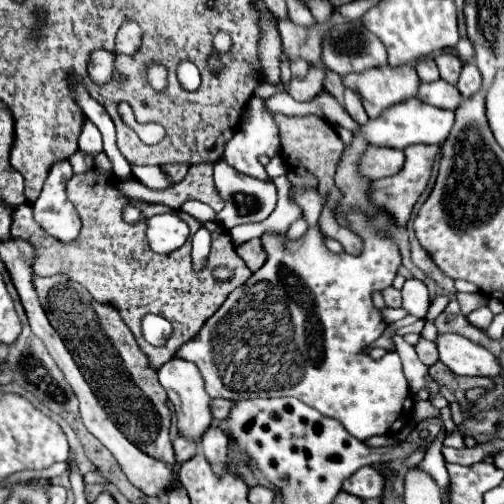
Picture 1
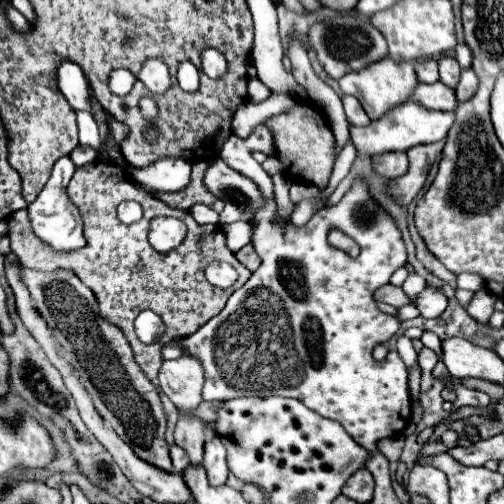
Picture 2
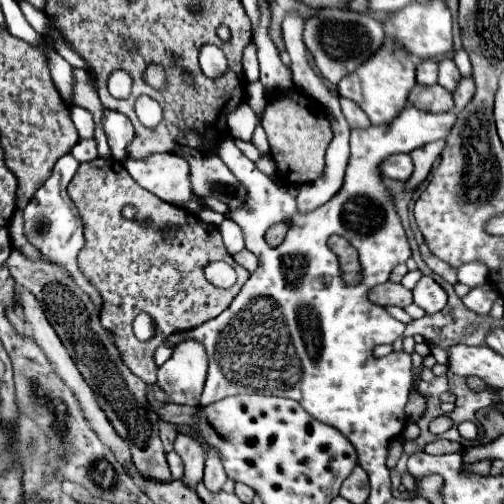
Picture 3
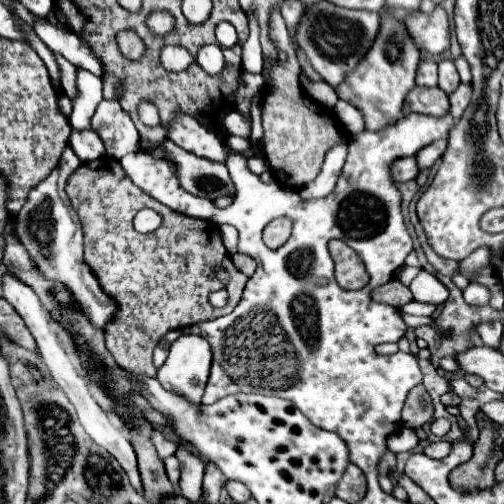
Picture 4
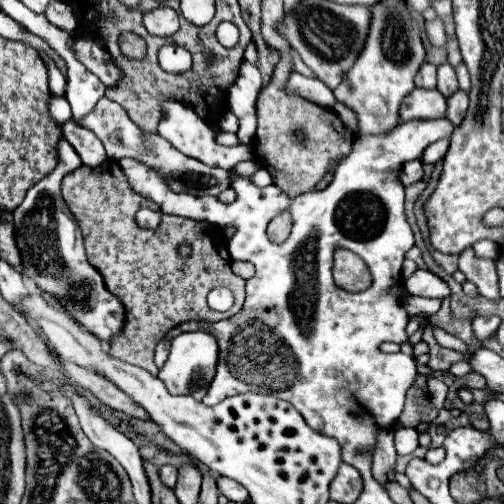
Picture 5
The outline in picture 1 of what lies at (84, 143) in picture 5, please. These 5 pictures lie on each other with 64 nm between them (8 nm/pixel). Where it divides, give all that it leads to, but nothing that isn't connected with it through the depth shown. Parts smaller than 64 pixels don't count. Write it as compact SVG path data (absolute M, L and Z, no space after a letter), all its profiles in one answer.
M78 150L76 154L70 156L70 164L74 168L74 174L84 174L84 172L88 172L88 170L94 168L94 158L92 156L86 156L84 152Z

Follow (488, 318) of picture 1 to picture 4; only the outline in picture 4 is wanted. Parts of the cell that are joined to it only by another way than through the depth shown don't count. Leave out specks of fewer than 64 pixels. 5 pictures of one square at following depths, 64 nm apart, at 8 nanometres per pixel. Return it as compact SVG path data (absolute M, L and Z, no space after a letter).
M468 284L468 288L464 290L464 300L472 306L484 306L490 302L490 290L488 286L482 284Z

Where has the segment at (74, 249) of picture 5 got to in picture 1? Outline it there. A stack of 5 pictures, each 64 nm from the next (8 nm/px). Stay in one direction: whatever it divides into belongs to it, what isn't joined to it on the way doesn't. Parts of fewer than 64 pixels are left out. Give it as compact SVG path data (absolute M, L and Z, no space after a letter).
M68 160L56 162L48 172L40 198L32 204L36 222L54 238L70 242L78 236L80 218L76 208L66 198L66 183L72 178L72 166Z

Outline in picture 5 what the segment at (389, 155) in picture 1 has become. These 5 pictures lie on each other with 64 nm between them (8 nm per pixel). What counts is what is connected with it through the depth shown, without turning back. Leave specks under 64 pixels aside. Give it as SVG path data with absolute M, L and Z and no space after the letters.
M410 160L408 164L404 164L402 168L400 168L400 182L404 184L404 186L408 186L408 184L414 184L414 182L418 182L418 180L422 180L422 162L420 160Z

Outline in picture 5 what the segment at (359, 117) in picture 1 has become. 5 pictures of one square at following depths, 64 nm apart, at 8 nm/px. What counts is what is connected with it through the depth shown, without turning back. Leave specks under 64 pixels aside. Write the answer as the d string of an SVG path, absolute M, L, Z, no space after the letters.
M336 102L334 110L336 110L336 114L340 116L340 120L344 122L346 128L352 128L352 132L358 132L358 120L356 120L356 114L354 114L350 108L346 108L346 104Z

